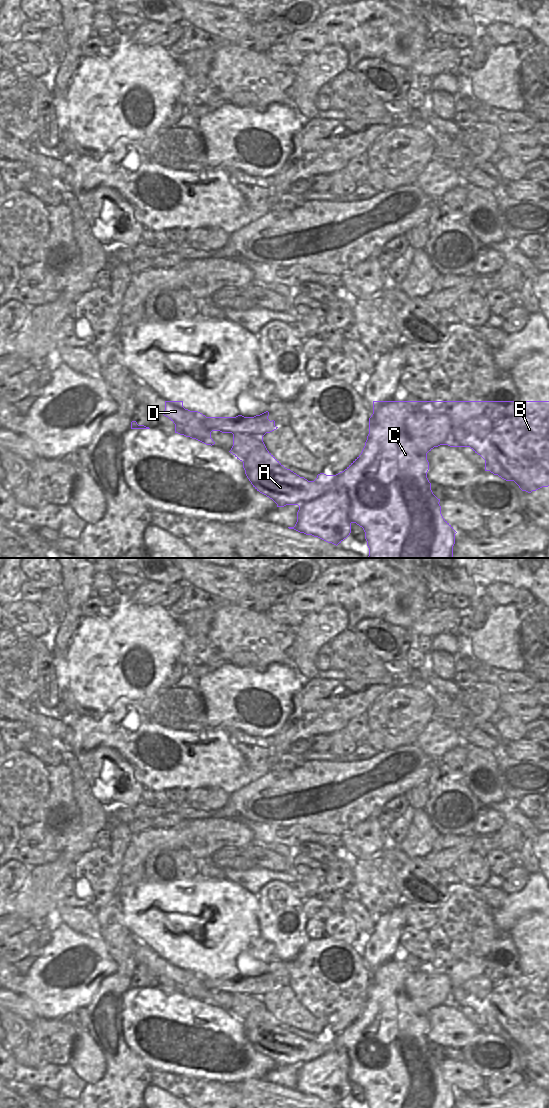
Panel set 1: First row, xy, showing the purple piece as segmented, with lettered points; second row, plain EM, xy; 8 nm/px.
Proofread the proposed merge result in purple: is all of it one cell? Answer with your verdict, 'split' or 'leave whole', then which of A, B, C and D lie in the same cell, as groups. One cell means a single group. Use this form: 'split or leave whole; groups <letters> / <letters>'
split; groups A B D / C

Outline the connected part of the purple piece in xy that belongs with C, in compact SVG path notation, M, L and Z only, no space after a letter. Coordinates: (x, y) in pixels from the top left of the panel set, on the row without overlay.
M373 961L373 974L369 978L369 994L361 1014L342 1032L333 1035L334 1039L339 1040L338 1049L344 1049L351 1060L349 1078L351 1083L356 1083L363 1088L368 1108L453 1108L455 1104L455 1094L453 1087L443 1078L441 1066L438 1059L431 1050L431 1043L427 1038L429 1022L427 1013L419 1010L417 1005L407 994L405 984L407 978L416 971L415 961Z

